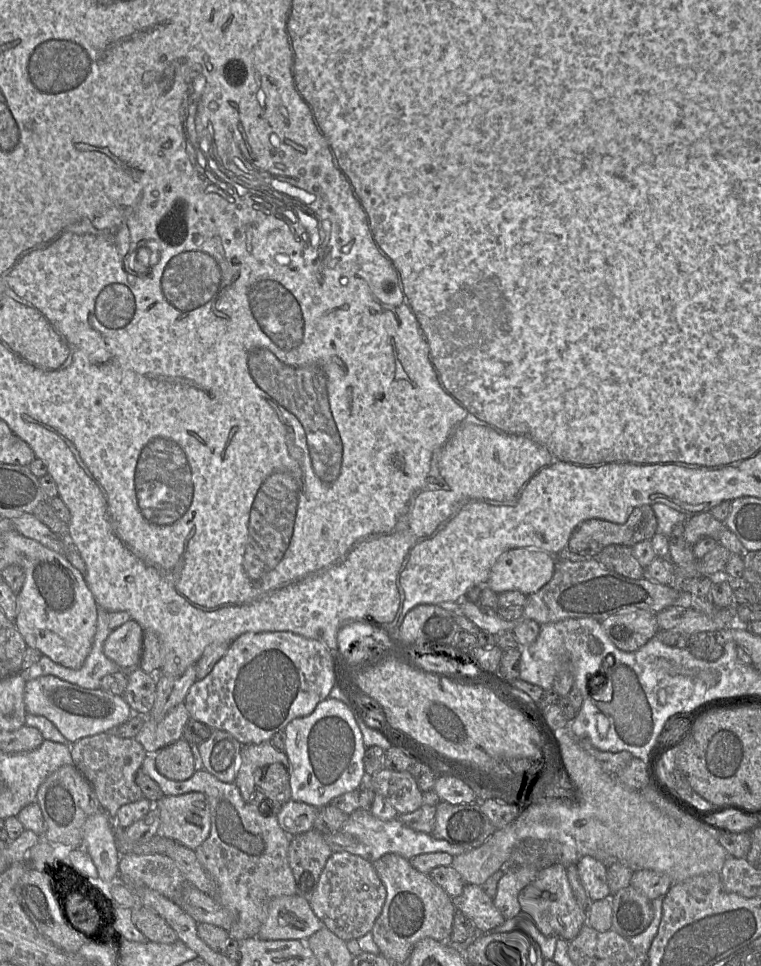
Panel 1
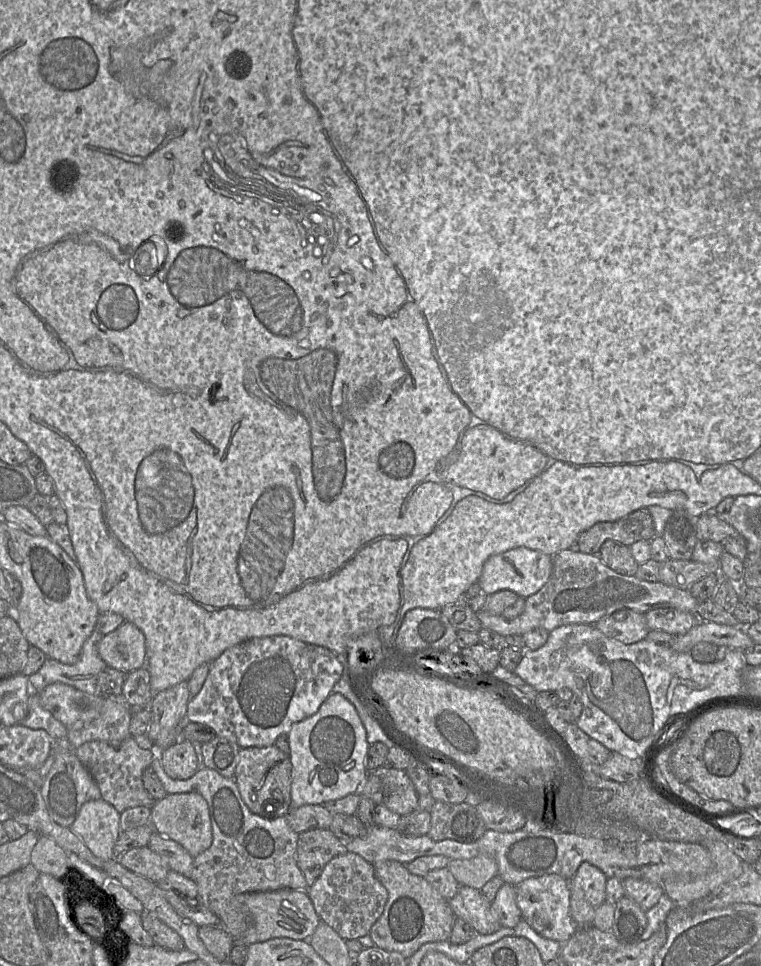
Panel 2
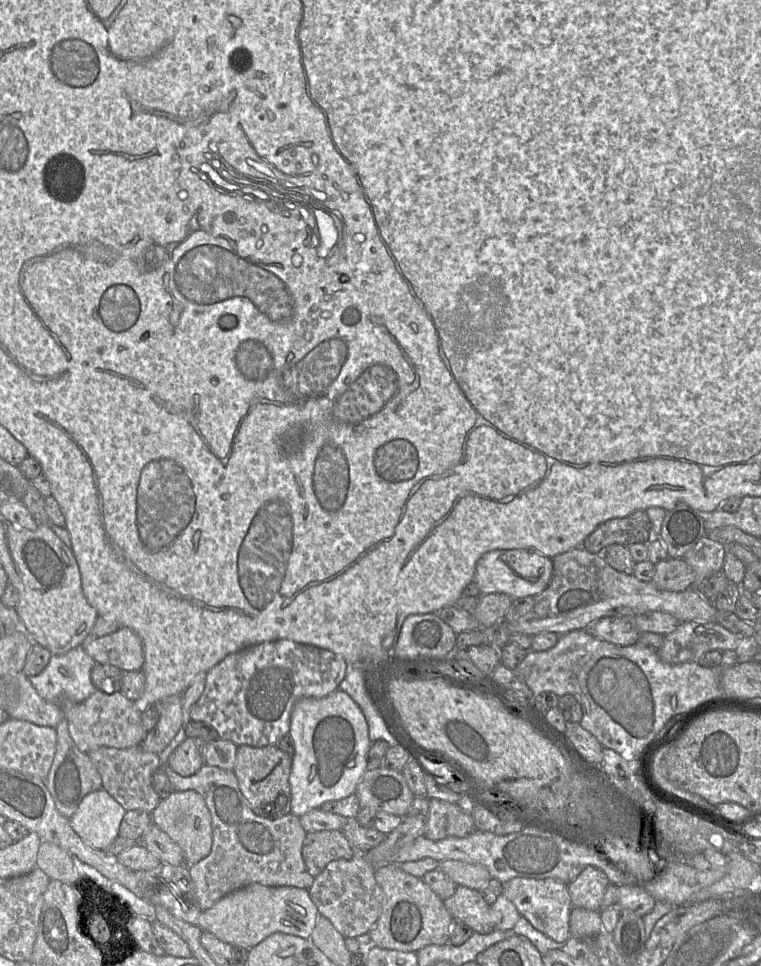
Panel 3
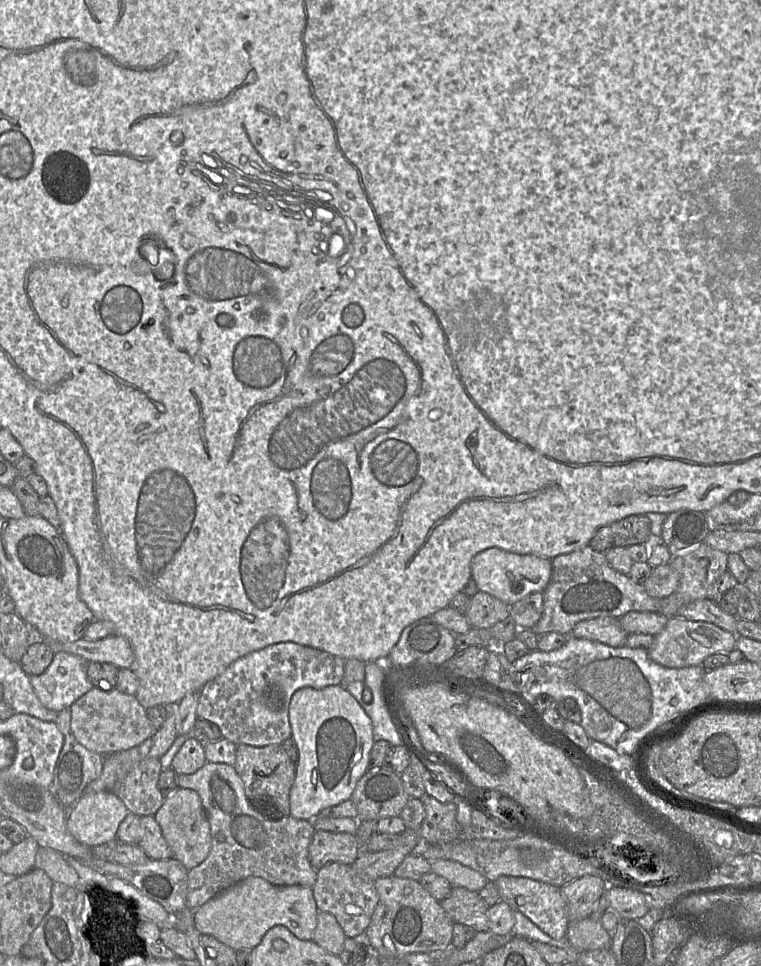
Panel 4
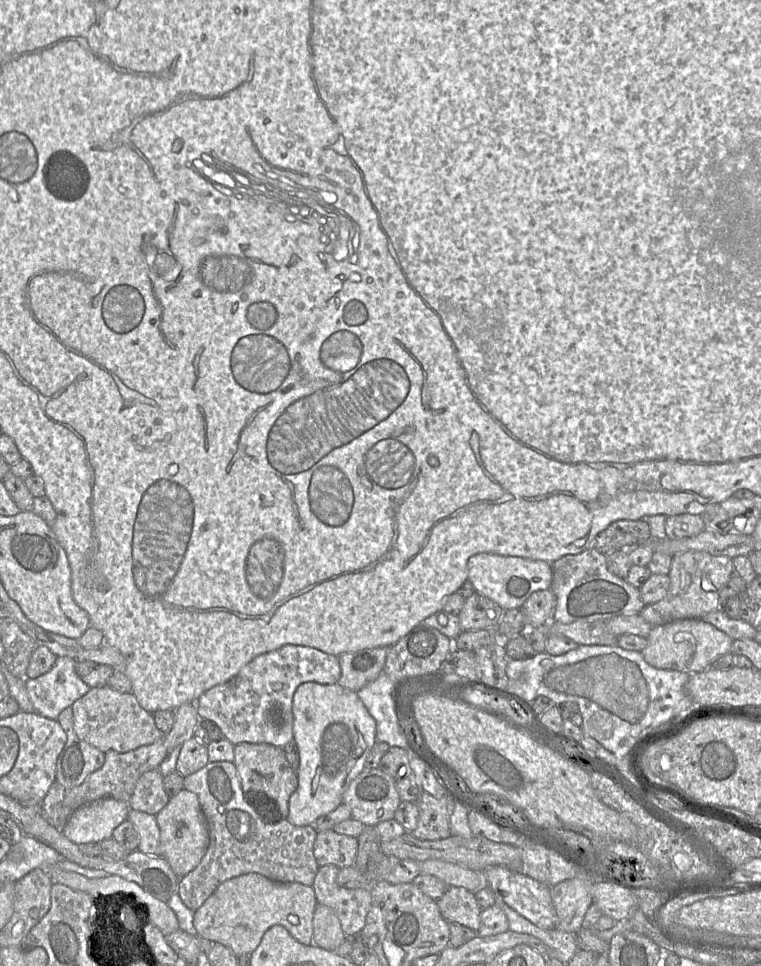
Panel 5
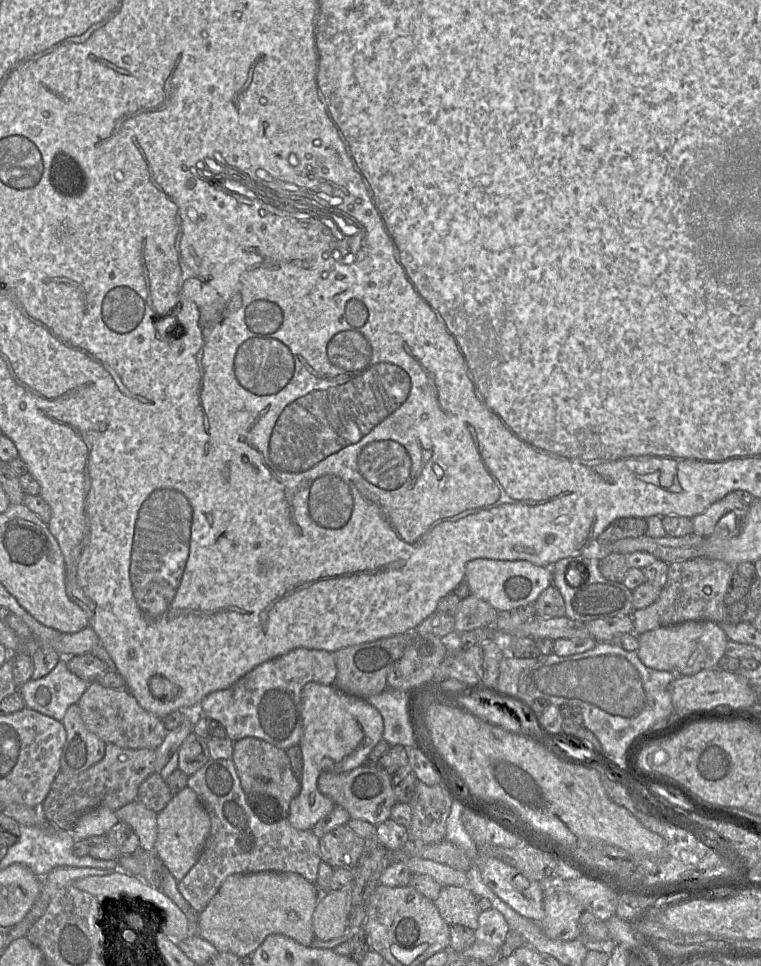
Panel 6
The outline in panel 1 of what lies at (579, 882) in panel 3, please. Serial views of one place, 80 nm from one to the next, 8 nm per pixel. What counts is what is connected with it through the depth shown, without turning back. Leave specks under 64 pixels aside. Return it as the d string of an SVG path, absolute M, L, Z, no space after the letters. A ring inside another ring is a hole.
M584 856L577 863L580 881L592 902L611 898L607 870L606 865L591 856Z

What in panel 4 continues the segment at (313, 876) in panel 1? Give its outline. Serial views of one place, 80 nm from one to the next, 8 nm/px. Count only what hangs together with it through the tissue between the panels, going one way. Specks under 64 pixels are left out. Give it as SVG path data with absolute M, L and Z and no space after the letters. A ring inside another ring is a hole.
M317 830L308 846L309 861L316 872L328 863L352 865L360 853L356 836L349 833Z

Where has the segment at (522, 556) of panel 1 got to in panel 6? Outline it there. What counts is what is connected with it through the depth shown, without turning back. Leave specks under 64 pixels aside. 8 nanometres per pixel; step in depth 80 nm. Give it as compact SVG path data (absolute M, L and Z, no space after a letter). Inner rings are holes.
M473 559L466 564L465 577L471 594L488 602L499 613L535 603L541 592L553 583L551 568L525 560Z

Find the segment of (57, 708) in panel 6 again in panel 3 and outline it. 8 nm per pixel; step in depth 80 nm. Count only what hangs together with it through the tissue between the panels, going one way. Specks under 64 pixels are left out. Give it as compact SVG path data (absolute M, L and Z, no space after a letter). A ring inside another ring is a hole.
M83 645L65 654L52 655L46 668L29 681L44 700L57 703L70 700L80 703L96 690L91 680L91 670L96 665Z

